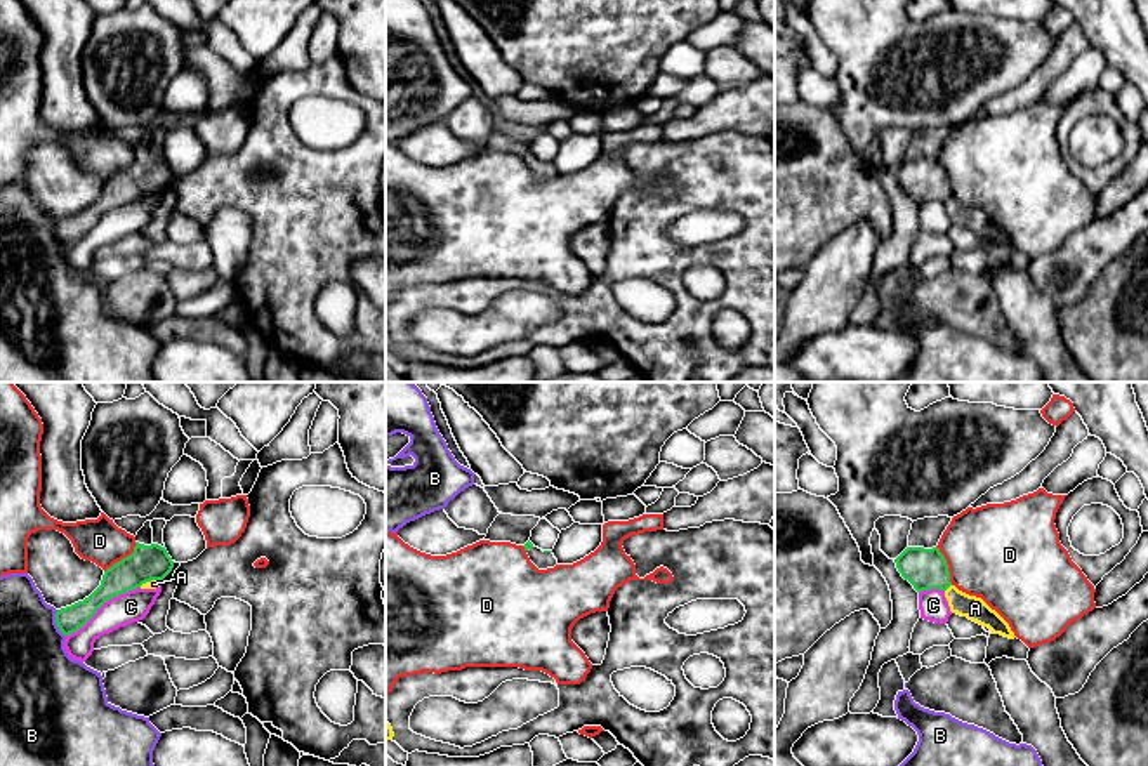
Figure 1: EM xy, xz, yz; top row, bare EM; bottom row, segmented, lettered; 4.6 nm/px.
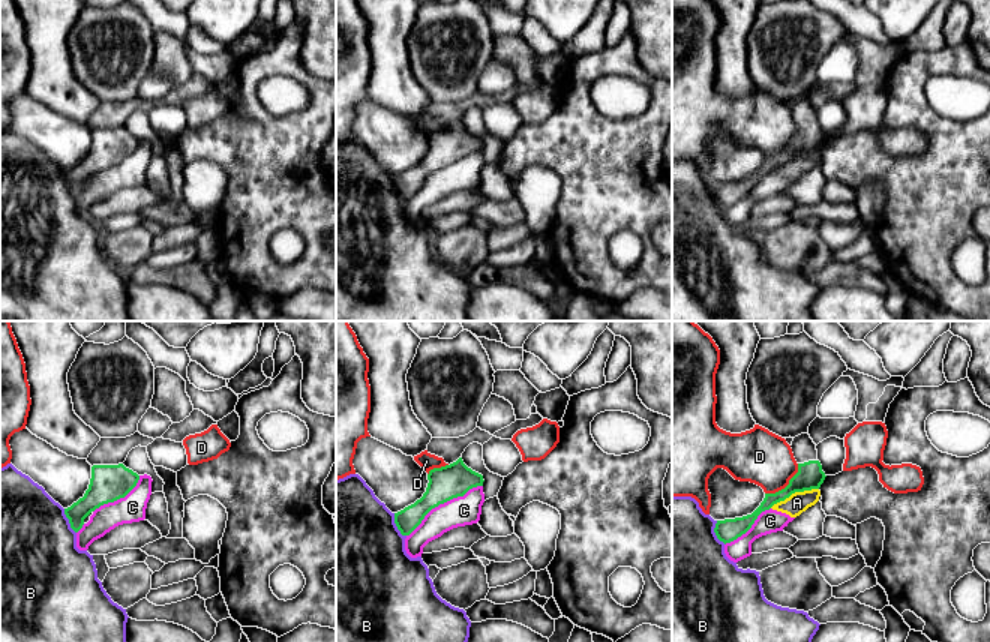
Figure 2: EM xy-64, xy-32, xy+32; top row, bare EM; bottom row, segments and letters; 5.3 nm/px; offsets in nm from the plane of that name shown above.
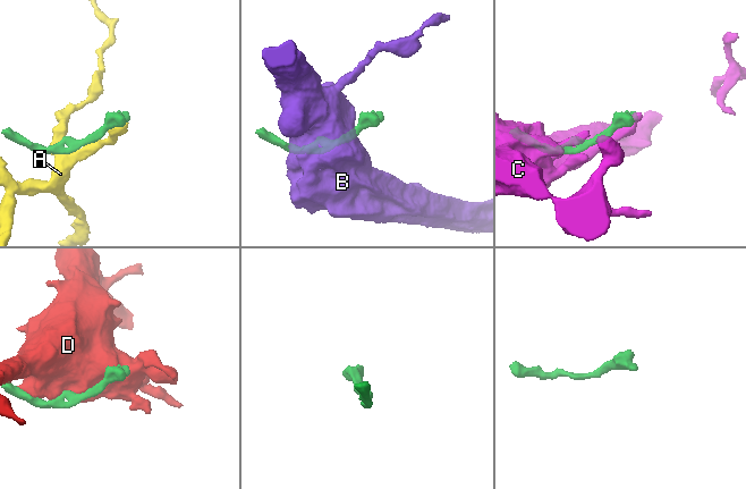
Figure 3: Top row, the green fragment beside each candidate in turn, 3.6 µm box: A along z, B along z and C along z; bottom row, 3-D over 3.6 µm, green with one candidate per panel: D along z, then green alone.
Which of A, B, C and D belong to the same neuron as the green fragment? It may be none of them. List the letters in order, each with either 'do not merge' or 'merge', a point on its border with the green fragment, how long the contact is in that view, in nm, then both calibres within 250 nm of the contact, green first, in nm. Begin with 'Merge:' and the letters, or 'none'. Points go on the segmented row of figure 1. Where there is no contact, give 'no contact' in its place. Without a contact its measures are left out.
Merge: none
A: do not merge; meets green in yz at (949, 586); contact 50 nm long; 190 nm thick on the green side, 110 nm on the other
B: do not merge; meets green in xy at (56, 622); contact 130 nm long; 120 nm thick on the green side, 340 nm on the other
C: do not merge; meets green in xy at (103, 603); contact 420 nm long; 150 nm thick on the green side, 140 nm on the other
D: do not merge; meets green in xy at (124, 558); contact 200 nm long; 170 nm thick on the green side, 200 nm on the other

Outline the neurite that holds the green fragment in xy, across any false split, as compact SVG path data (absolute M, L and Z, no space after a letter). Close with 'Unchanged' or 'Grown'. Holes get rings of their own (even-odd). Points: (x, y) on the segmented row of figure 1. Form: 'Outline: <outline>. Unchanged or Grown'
Outline: M151 521L135 535L134 552L115 563L102 575L101 585L83 601L61 608L56 624L64 636L82 629L109 599L141 587L151 580L163 580L174 568L167 549L153 542Z. Grown

